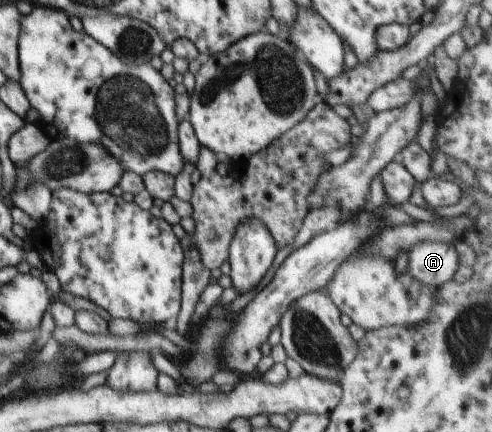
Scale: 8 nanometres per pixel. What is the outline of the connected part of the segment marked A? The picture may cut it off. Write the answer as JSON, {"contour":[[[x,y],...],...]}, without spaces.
{"contour":[[[422,241],[408,251],[408,258],[412,278],[429,287],[440,288],[459,269],[455,244],[444,241]]]}

